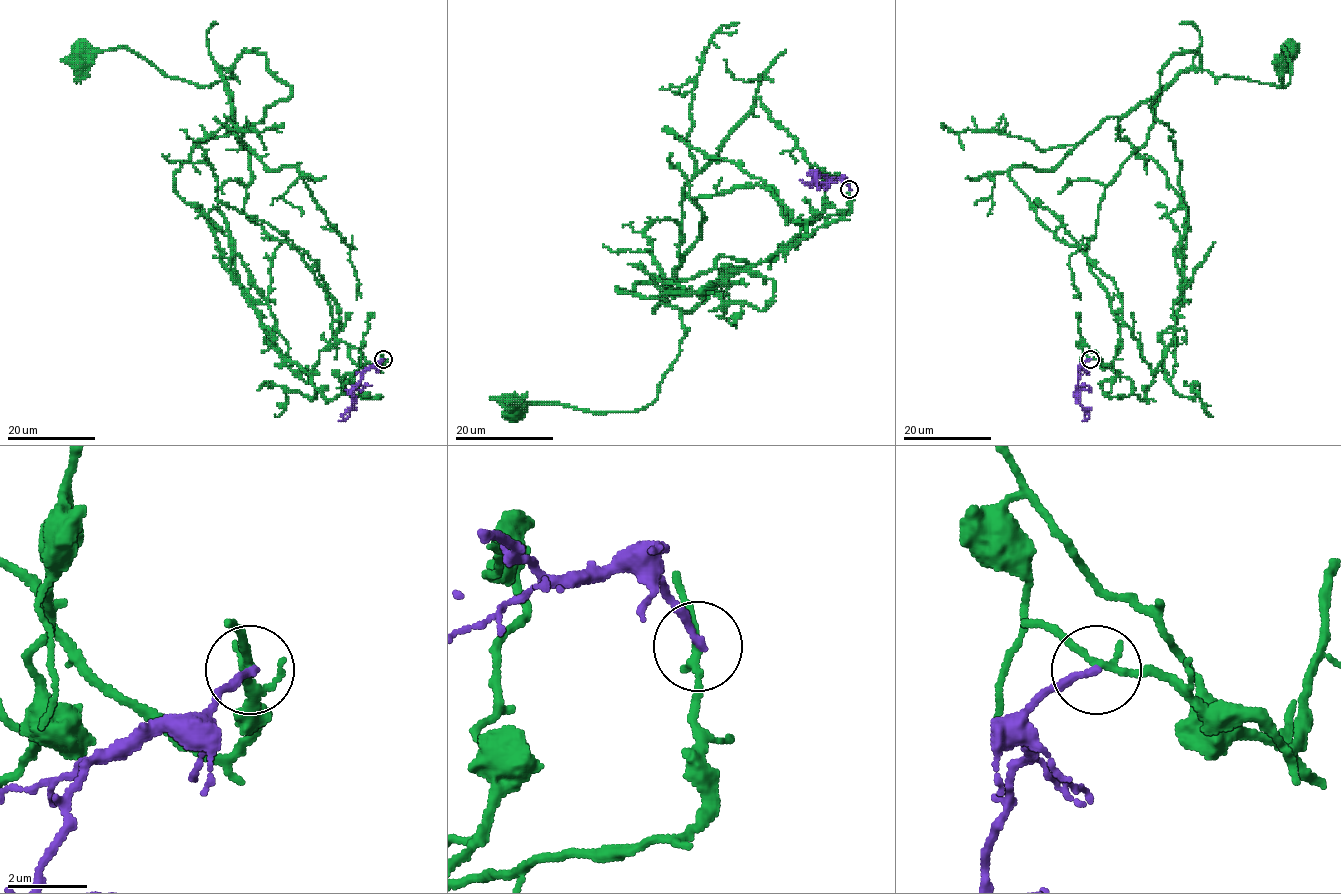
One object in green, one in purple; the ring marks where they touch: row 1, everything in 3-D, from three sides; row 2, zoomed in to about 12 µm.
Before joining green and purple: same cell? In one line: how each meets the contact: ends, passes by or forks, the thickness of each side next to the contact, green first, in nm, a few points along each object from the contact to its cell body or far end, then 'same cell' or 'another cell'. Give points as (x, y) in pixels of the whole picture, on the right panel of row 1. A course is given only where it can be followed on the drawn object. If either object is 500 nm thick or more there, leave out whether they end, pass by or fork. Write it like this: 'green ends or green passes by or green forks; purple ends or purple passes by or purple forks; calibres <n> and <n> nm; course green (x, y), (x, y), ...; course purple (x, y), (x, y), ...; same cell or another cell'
green passes by; purple ends; calibres 180 and 190 nm; course green (1091, 358), (1112, 368), (1120, 337), (1088, 241), (1159, 95), (1191, 69), (1286, 86), (1290, 49); course purple (1091, 359), (1082, 365), (1078, 383), (1077, 401), (1089, 417), (1082, 421); another cell

